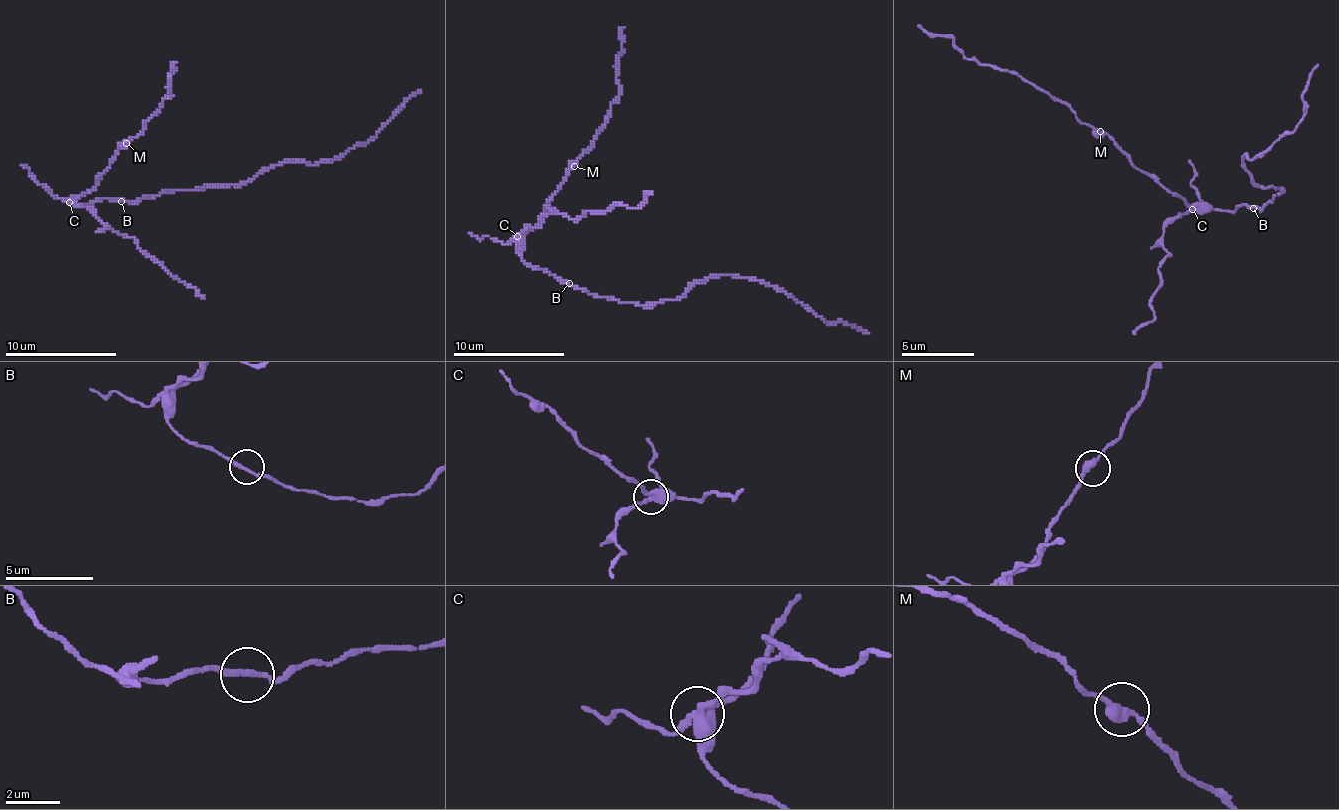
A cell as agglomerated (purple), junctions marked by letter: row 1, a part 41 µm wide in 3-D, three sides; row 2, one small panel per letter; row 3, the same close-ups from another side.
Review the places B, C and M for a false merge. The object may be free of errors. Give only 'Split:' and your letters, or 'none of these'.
Split: C

